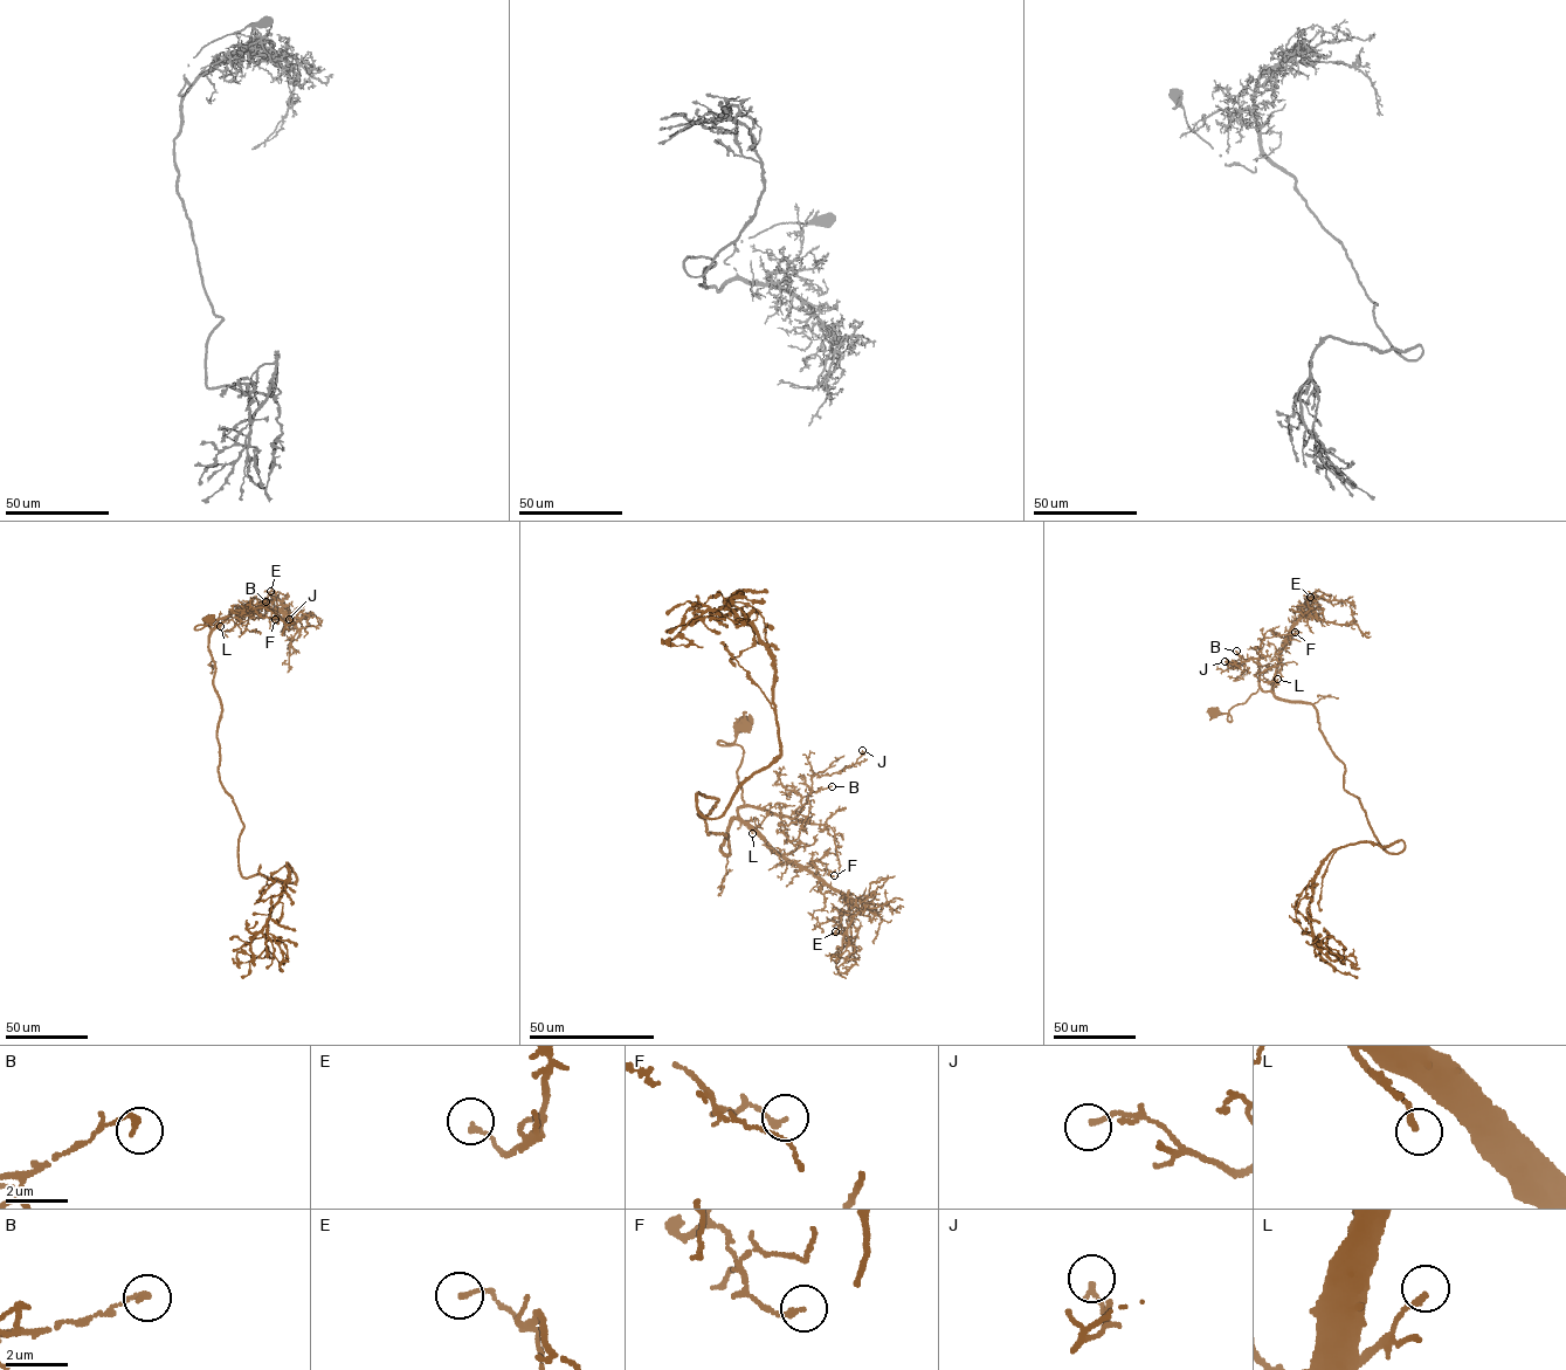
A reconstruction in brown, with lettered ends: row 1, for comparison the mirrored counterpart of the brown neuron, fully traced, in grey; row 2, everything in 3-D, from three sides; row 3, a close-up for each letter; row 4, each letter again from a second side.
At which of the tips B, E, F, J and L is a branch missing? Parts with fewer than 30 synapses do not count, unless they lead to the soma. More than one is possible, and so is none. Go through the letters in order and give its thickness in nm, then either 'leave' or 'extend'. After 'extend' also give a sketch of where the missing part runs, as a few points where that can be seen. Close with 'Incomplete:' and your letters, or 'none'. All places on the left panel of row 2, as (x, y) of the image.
B: calibre 170 nm; leave
E: calibre 140 nm; leave
F: calibre 180 nm; leave
J: calibre 140 nm; leave
L: calibre 190 nm; leave
Incomplete: none

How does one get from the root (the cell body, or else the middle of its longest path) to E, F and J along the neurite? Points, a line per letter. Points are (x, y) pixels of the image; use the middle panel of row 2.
E: (743, 725), (733, 742), (718, 742), (743, 750), (738, 817), (780, 855), (846, 897), (848, 909), (835, 931)
F: (743, 725), (733, 742), (718, 742), (743, 750), (738, 817), (787, 860), (834, 875)
J: (743, 725), (718, 742), (743, 750), (743, 801), (788, 817), (813, 776), (852, 766), (862, 750)

